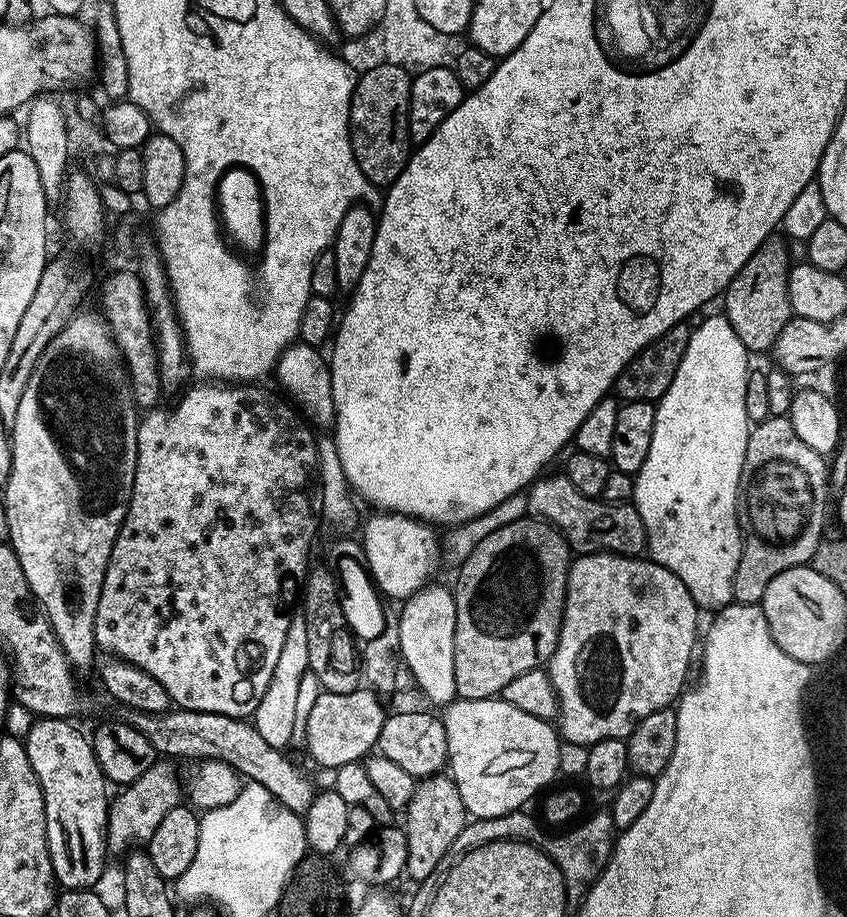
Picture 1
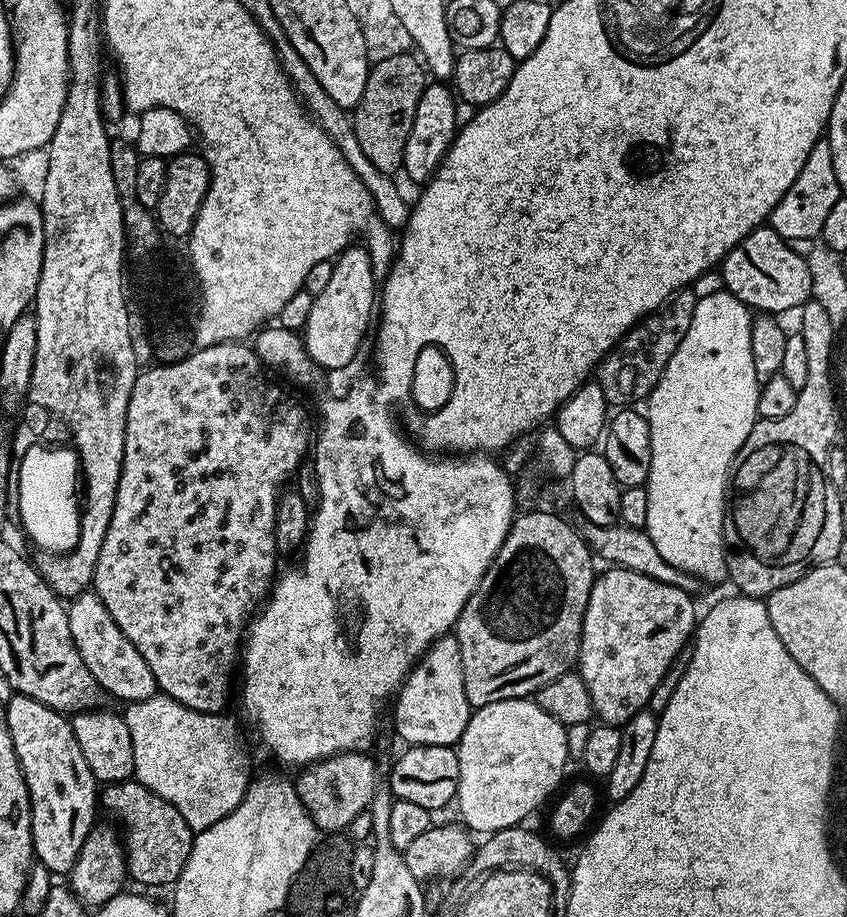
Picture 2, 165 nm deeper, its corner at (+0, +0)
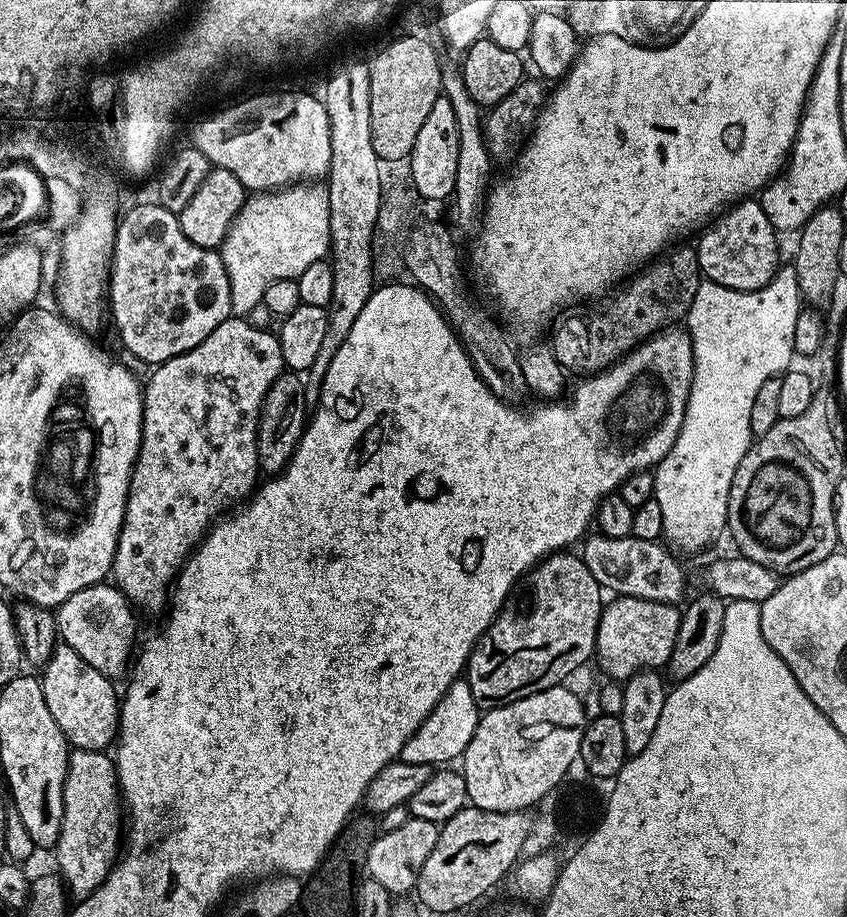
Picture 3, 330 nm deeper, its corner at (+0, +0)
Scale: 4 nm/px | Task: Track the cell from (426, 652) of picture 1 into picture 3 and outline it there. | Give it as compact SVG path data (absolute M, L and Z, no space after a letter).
M467 679L454 681L450 690L442 694L438 706L430 710L426 722L402 746L399 759L411 764L431 764L433 766L448 766L451 760L459 761L463 757L466 746L470 746L470 738L474 738L474 730L478 730L478 722L482 708L470 690Z

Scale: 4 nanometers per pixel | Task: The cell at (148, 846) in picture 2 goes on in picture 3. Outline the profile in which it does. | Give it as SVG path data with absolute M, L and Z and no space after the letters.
M81 748L69 751L64 783L62 830L54 849L55 871L62 877L73 901L85 900L112 871L122 852L122 797L116 781L116 761L107 751Z

